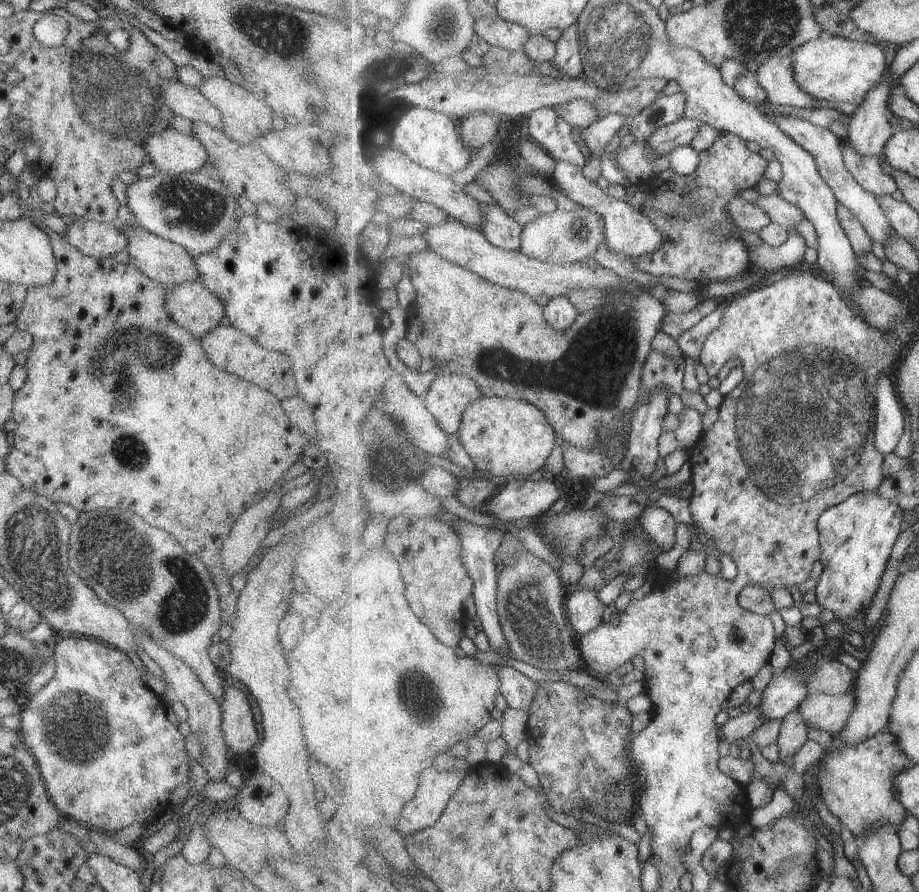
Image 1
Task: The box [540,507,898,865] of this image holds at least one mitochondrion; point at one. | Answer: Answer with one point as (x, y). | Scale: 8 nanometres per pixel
(611, 786)

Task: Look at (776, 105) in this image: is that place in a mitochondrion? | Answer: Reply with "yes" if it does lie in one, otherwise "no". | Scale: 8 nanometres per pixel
no

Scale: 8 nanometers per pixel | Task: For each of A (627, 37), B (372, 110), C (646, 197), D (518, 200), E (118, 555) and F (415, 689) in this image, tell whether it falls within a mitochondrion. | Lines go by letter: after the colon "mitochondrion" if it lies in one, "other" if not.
A: mitochondrion
B: mitochondrion
C: other
D: mitochondrion
E: mitochondrion
F: mitochondrion

